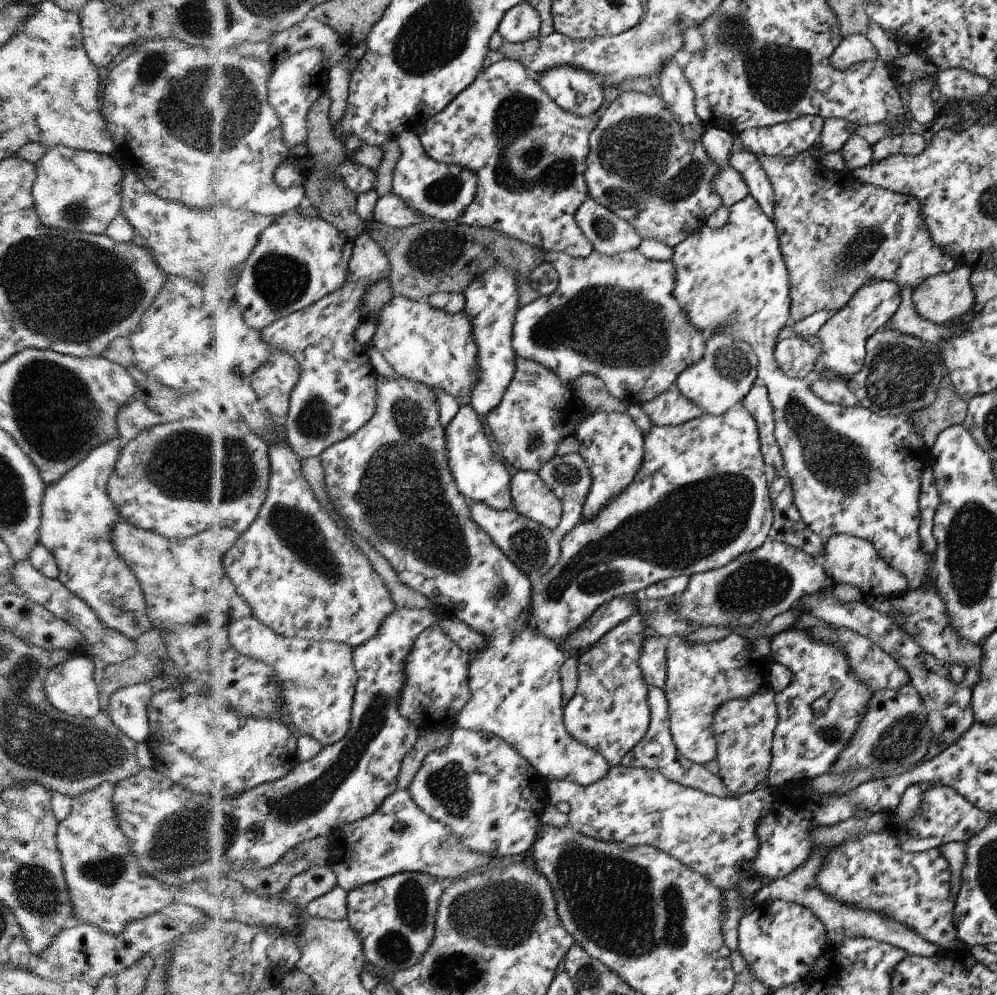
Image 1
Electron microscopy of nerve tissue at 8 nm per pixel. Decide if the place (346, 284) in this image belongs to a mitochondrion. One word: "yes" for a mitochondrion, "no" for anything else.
no

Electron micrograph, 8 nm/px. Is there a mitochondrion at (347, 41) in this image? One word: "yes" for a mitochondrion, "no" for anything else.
no

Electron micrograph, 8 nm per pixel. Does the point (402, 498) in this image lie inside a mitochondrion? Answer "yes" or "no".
yes

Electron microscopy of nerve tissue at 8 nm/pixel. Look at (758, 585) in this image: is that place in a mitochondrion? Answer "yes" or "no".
yes

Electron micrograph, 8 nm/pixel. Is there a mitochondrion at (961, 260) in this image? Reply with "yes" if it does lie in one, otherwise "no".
no

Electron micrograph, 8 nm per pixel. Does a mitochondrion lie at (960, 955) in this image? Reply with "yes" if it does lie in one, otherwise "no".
no

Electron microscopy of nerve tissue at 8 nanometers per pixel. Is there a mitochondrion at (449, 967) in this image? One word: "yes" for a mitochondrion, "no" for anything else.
yes

